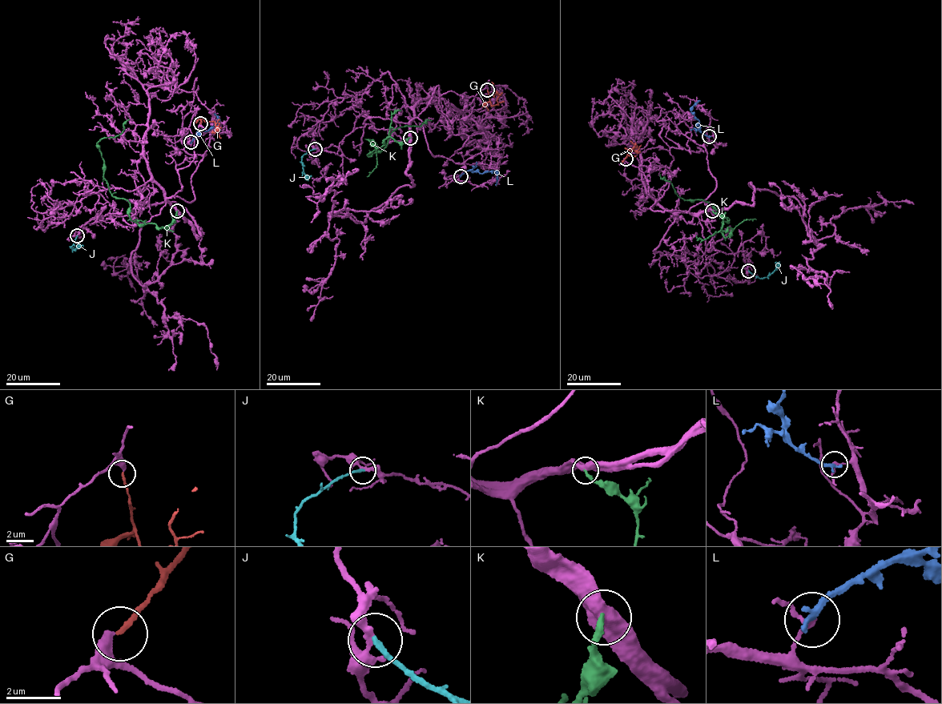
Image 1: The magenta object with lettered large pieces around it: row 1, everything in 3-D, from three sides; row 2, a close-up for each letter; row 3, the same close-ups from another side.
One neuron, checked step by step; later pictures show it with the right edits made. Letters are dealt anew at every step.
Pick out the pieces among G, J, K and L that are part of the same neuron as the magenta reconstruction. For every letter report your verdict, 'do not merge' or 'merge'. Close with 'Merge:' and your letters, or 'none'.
G: merge
J: merge
K: do not merge
L: do not merge
Merge: G, J

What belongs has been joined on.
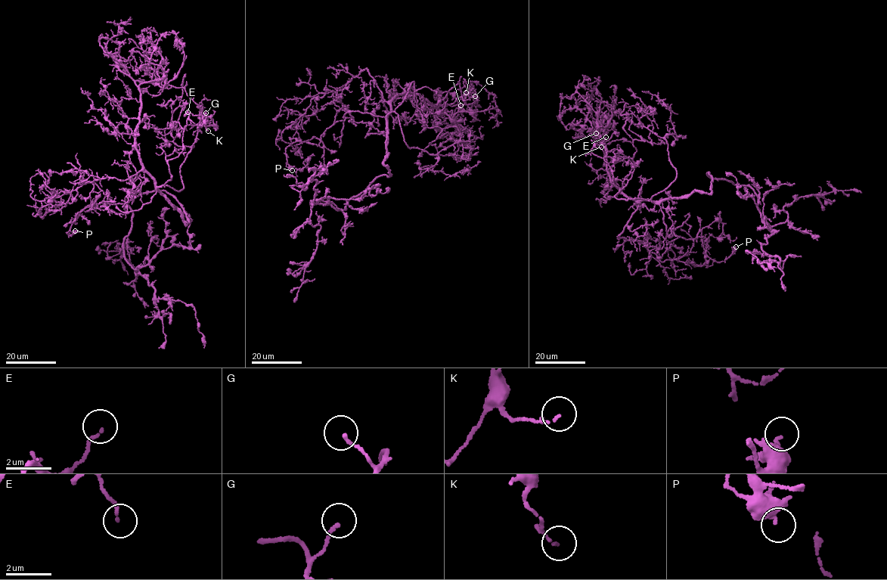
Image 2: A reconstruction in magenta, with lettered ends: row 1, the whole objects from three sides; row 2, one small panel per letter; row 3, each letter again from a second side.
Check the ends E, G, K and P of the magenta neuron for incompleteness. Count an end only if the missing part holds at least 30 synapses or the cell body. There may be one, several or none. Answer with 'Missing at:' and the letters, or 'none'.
Missing at: none

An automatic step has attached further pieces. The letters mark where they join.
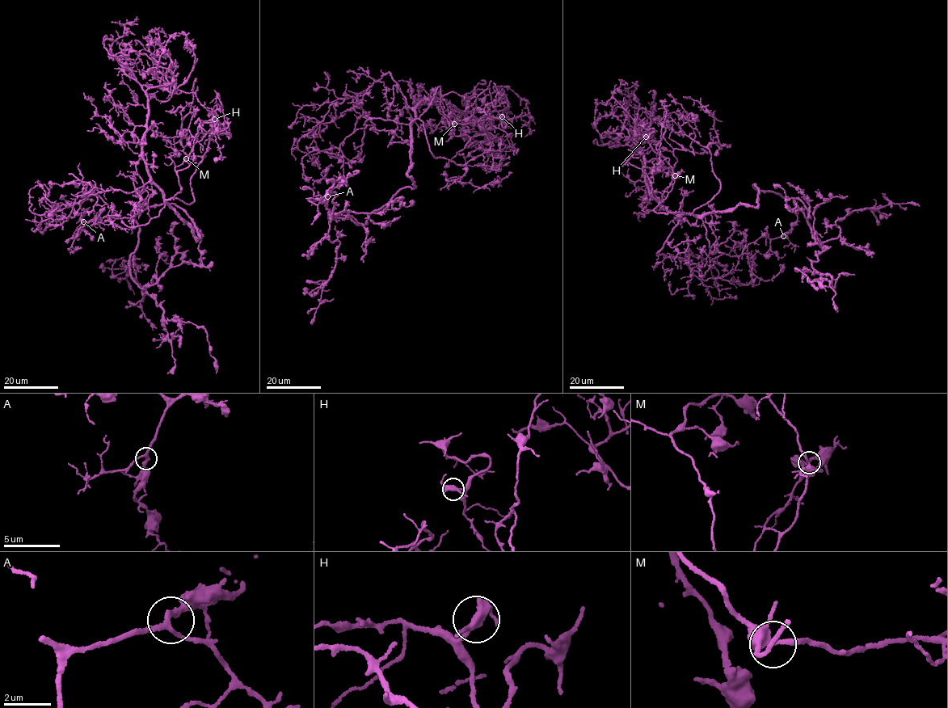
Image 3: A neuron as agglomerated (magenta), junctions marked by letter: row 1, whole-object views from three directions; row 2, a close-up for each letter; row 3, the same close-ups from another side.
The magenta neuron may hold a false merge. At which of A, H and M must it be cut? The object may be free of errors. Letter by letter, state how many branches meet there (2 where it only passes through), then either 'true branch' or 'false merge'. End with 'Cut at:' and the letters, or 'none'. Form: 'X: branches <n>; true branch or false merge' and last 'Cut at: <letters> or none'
A: branches 3; true branch
H: branches 3; true branch
M: branches 4; true branch
Cut at: none

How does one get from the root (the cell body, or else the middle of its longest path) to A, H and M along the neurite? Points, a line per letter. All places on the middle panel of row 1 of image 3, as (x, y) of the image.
A: (408, 175), (410, 126), (380, 118), (368, 120), (364, 128), (341, 143), (343, 175), (332, 183), (327, 196)
H: (408, 175), (411, 123), (429, 107), (438, 87), (443, 112), (455, 123), (502, 116)
M: (408, 175), (412, 138), (411, 123), (429, 107), (440, 86), (443, 112), (455, 124)

